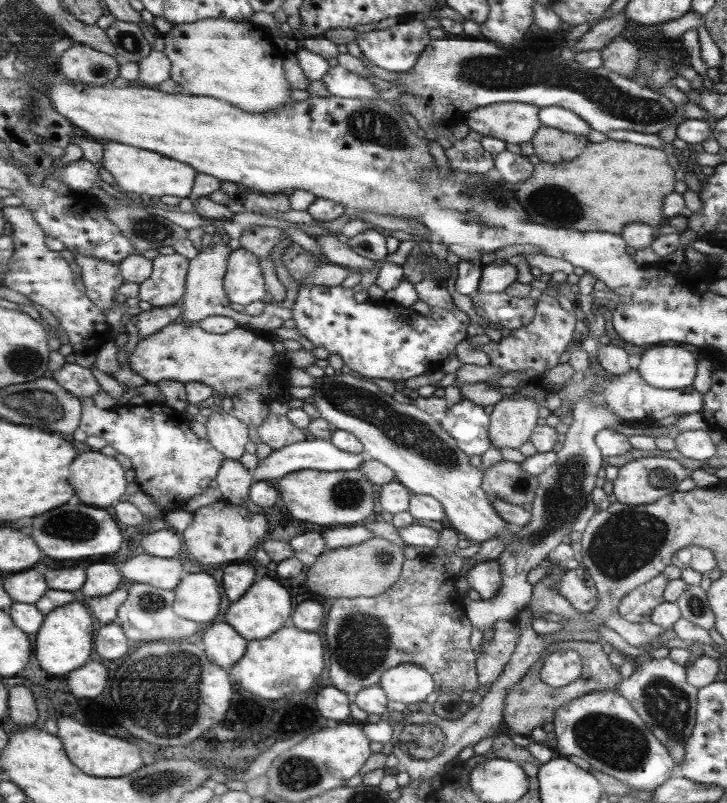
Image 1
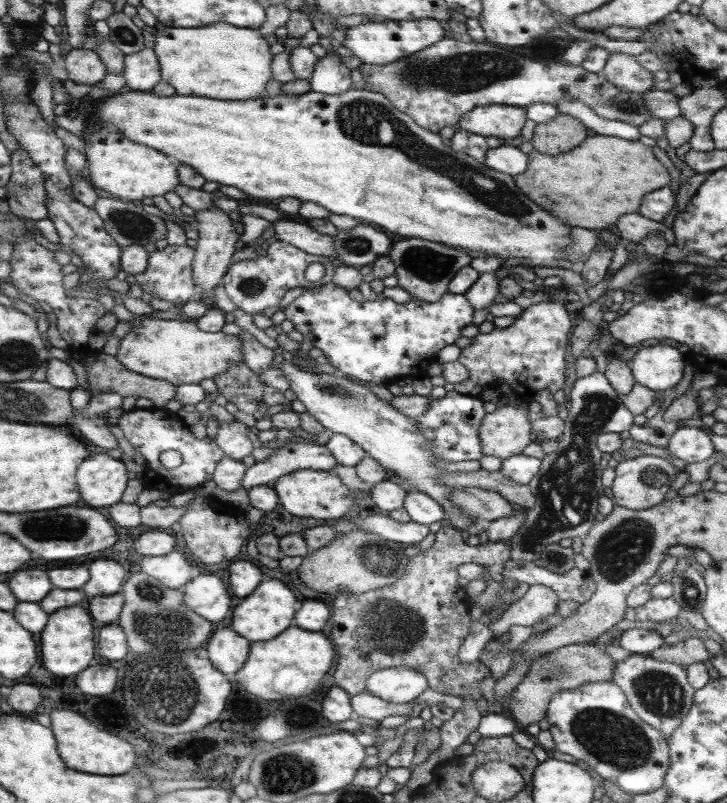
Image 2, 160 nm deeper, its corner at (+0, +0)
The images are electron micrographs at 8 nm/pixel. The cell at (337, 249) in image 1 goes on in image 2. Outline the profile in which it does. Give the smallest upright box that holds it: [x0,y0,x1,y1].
[269,218,338,260]

